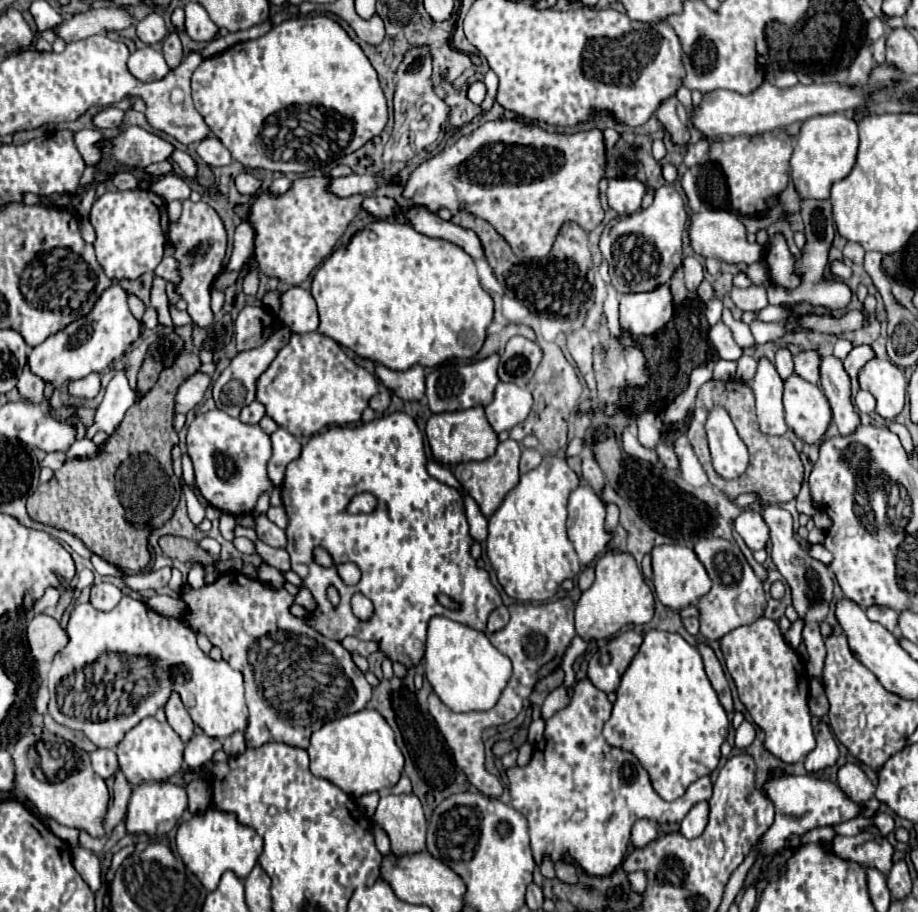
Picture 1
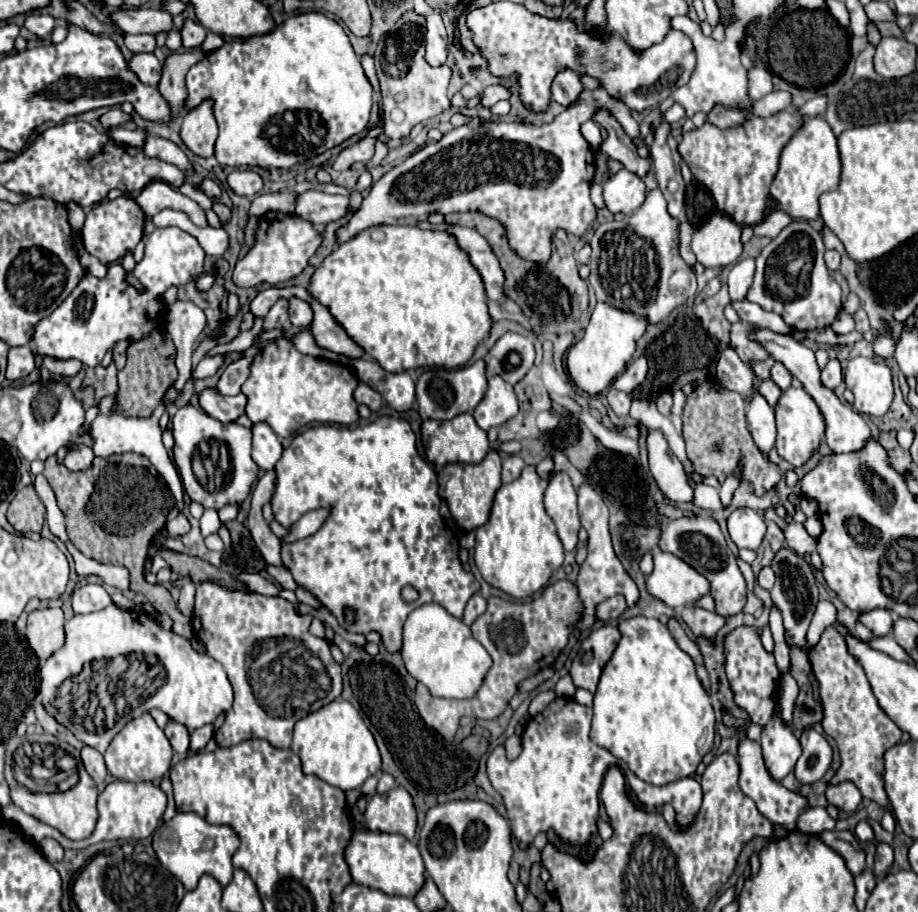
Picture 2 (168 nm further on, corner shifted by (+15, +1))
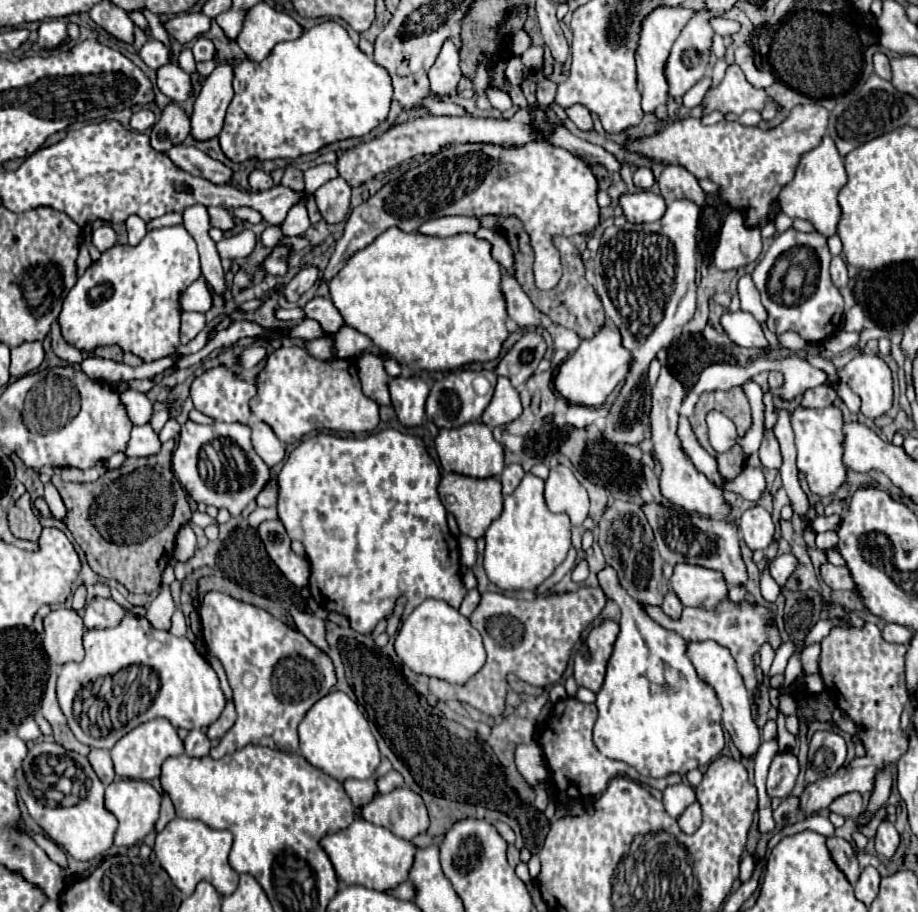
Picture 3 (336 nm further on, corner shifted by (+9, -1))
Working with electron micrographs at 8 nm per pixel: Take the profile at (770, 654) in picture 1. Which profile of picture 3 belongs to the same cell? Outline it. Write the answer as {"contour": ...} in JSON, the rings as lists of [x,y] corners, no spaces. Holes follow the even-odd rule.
{"contour":[[[790,751],[778,753],[772,759],[768,781],[766,781],[768,797],[780,797],[780,799],[788,797],[796,783],[796,777],[798,777],[798,759]]]}

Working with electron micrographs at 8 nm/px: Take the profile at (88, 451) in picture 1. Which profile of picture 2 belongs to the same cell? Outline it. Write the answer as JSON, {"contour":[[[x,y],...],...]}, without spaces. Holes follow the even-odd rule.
{"contour":[[[76,445],[76,447],[72,447],[72,449],[66,453],[64,465],[66,465],[68,469],[72,469],[72,471],[80,471],[80,469],[90,467],[92,459],[94,459],[94,453],[92,453],[92,449],[90,449],[88,445]]]}

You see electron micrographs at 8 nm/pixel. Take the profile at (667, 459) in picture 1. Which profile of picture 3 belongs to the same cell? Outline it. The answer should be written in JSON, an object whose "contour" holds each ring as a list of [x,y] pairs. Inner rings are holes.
{"contour":[[[664,363],[662,365],[662,371],[660,371],[660,377],[652,389],[652,413],[650,413],[650,419],[652,419],[652,443],[654,443],[654,451],[662,463],[662,477],[660,477],[660,489],[662,489],[662,495],[682,507],[682,509],[688,509],[688,511],[698,511],[706,517],[724,517],[728,519],[730,517],[730,503],[724,499],[724,491],[710,483],[706,479],[706,475],[702,475],[692,463],[690,459],[686,457],[686,453],[682,451],[680,447],[680,441],[676,437],[676,425],[678,425],[678,413],[680,413],[680,405],[686,397],[686,391],[682,387],[682,383],[670,373],[668,365]]]}

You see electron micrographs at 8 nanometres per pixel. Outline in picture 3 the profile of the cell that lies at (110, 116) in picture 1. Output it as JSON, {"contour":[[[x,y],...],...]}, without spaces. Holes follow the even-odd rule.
{"contour":[[[142,109],[142,111],[138,111],[138,113],[132,115],[130,125],[132,125],[136,131],[146,131],[146,129],[150,129],[150,127],[154,125],[154,121],[156,121],[154,113],[148,111],[148,109]]]}

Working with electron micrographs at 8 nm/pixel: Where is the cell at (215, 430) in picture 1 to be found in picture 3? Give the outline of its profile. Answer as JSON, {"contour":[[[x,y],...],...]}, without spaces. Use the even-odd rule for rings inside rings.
{"contour":[[[186,421],[180,431],[178,447],[172,455],[172,469],[194,501],[224,507],[232,517],[238,517],[244,507],[256,499],[262,487],[270,481],[270,467],[258,457],[250,441],[250,427],[242,423],[212,423],[198,425]],[[200,471],[206,471],[202,479]]]}

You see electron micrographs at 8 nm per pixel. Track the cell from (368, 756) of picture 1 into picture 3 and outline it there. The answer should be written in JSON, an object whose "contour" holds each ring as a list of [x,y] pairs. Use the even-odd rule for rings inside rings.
{"contour":[[[330,691],[318,699],[298,725],[300,753],[304,759],[322,769],[336,781],[344,779],[370,779],[380,763],[380,751],[370,725],[358,705],[342,691]]]}

